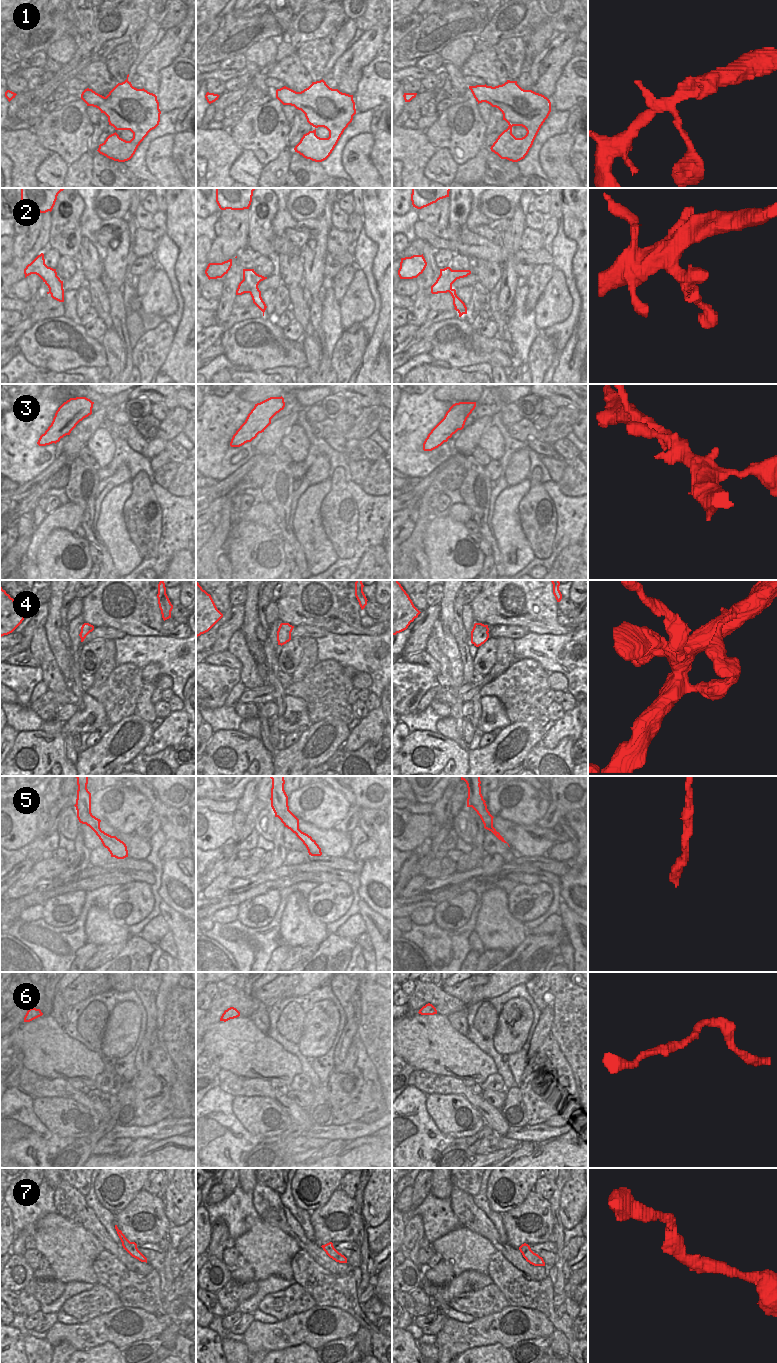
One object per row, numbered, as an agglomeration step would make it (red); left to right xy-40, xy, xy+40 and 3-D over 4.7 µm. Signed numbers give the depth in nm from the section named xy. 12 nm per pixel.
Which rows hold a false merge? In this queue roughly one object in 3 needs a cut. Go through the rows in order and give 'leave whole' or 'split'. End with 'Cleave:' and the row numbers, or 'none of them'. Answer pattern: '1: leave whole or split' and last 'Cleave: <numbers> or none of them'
1: leave whole
2: split
3: leave whole
4: split
5: leave whole
6: leave whole
7: leave whole
Cleave: 2, 4

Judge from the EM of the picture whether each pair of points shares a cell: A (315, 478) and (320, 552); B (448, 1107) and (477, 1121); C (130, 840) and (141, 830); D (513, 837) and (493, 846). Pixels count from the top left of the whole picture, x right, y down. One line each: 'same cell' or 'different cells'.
A: different cells
B: same cell
C: different cells
D: different cells

